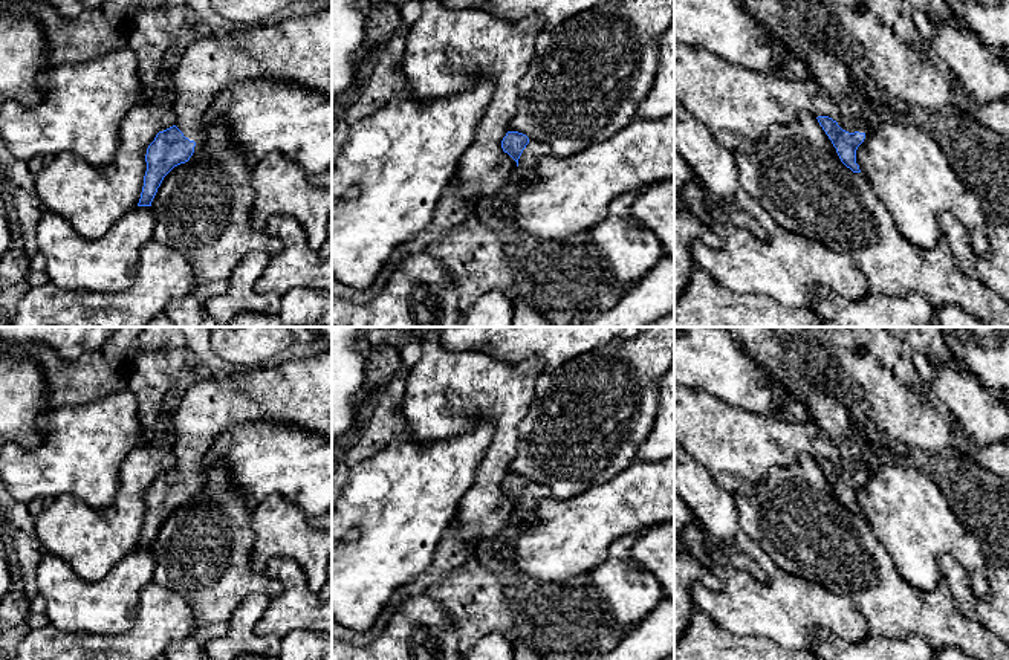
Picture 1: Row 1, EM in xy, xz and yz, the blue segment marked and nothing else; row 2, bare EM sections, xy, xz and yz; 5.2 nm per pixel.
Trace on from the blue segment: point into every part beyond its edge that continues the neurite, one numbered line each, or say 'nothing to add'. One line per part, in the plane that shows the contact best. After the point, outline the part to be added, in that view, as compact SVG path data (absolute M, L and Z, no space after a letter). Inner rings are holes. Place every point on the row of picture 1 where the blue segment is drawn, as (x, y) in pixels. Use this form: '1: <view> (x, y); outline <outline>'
1: yz (824, 61); outline M806 29L803 34L809 38L809 47L803 53L796 52L789 41L778 37L772 41L774 76L784 76L790 60L801 61L812 75L812 79L818 82L836 104L839 110L838 125L848 133L867 133L864 115L856 102L847 60L838 49L835 38L824 34L810 35Z

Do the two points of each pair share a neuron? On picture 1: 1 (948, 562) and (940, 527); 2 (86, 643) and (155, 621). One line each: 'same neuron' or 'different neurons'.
1: different neurons
2: same neuron

